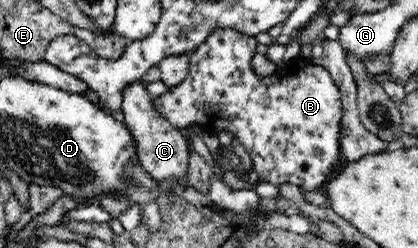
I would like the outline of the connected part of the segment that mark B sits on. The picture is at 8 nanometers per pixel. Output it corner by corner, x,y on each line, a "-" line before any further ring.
230,28
216,30
189,54
186,78
154,98
154,107
172,126
193,125
204,133
228,132
233,138
237,137
250,153
253,168
262,182
278,187
290,182
303,192
318,192
344,163
340,153
343,105
338,85
322,65
313,65
300,56
292,59
290,70
279,68
273,75
260,77
252,67
258,44
254,35
240,34

